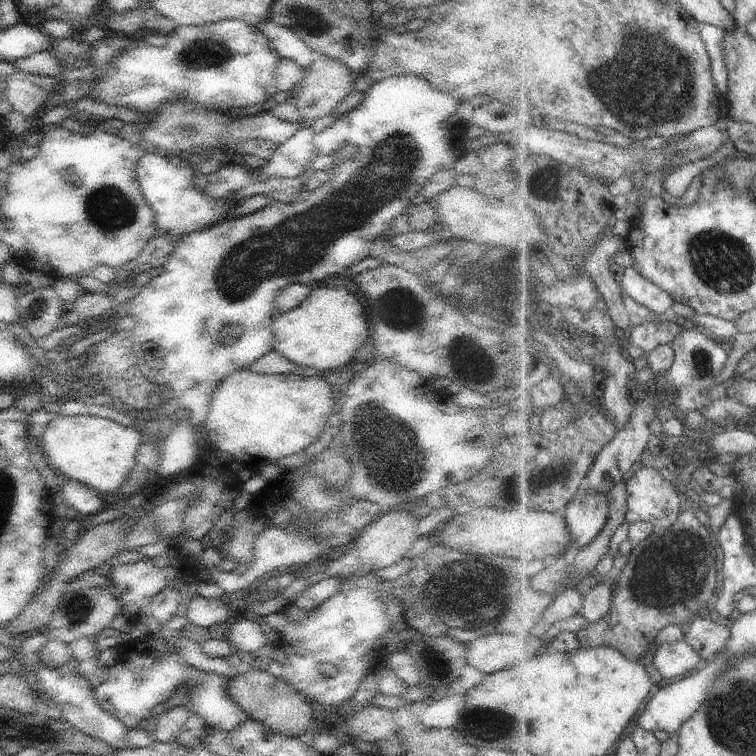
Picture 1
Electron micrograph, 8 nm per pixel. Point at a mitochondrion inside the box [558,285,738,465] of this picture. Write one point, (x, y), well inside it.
(701, 363)

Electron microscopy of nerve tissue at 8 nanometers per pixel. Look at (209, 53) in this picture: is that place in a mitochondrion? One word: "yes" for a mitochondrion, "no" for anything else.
yes

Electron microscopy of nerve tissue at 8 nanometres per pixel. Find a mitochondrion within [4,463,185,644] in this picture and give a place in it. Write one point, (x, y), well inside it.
(75, 611)

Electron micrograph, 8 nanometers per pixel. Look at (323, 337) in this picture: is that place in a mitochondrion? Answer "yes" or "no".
no

